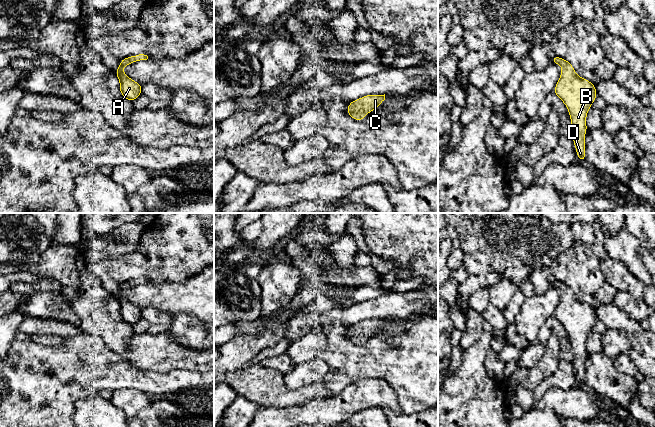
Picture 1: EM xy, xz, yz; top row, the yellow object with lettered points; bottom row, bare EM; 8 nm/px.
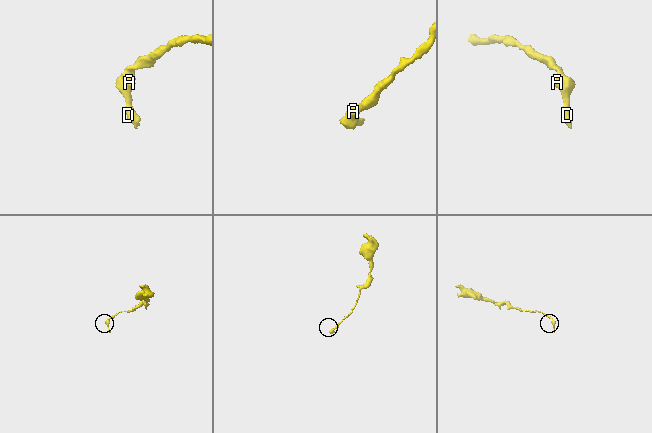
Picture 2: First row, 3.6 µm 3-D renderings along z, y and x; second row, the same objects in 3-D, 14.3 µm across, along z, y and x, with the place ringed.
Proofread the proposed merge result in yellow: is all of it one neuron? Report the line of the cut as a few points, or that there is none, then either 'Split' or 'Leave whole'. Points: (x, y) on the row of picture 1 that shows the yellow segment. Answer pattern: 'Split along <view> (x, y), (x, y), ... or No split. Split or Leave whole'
No split. Leave whole

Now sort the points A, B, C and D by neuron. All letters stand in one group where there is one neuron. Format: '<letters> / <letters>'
A B C D

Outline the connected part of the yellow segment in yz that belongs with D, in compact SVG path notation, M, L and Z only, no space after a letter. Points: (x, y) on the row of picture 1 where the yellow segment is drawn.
M555 56L551 63L561 65L562 73L554 92L568 108L576 152L579 161L585 162L586 115L597 96L595 85L580 78L567 60Z

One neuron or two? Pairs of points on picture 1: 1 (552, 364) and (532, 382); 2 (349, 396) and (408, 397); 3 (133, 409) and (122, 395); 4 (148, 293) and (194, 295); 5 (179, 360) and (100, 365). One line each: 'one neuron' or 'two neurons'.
1: one neuron
2: two neurons
3: one neuron
4: one neuron
5: two neurons

